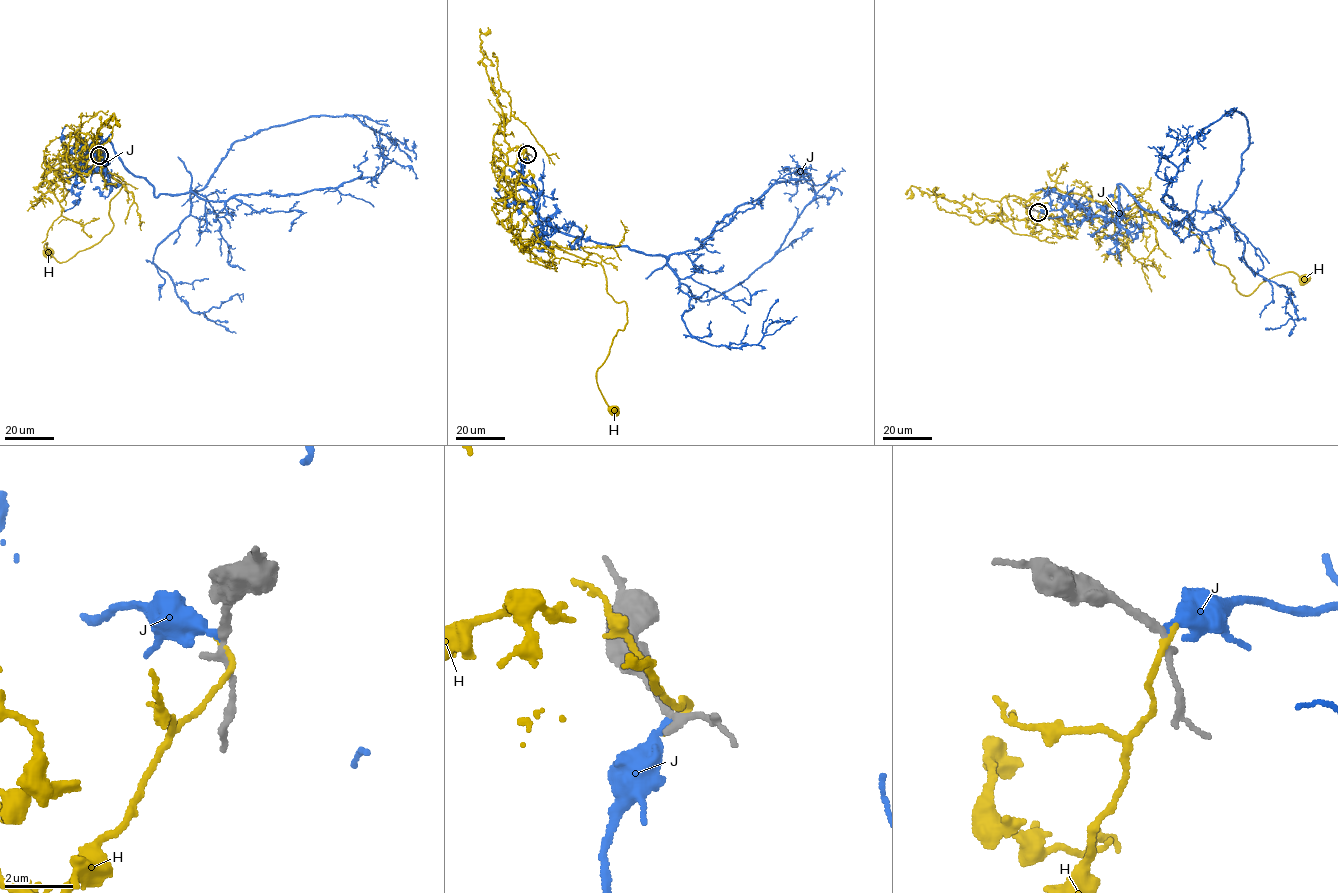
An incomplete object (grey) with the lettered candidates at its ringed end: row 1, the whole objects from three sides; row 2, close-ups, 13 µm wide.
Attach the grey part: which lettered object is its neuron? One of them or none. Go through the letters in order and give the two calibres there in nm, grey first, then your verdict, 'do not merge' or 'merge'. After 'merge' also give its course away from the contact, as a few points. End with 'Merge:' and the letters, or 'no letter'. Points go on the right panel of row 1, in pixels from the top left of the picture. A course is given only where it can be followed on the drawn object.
H: 220 nm thick on the grey side, 200 nm on the other; do not merge
J: 240 nm thick on the grey side, 280 nm on the other; merge; it runs (1039, 212), (1071, 204), (1111, 219), (1120, 183), (1168, 228), (1222, 207), (1248, 148), (1244, 115), (1166, 135)
Merge: J

